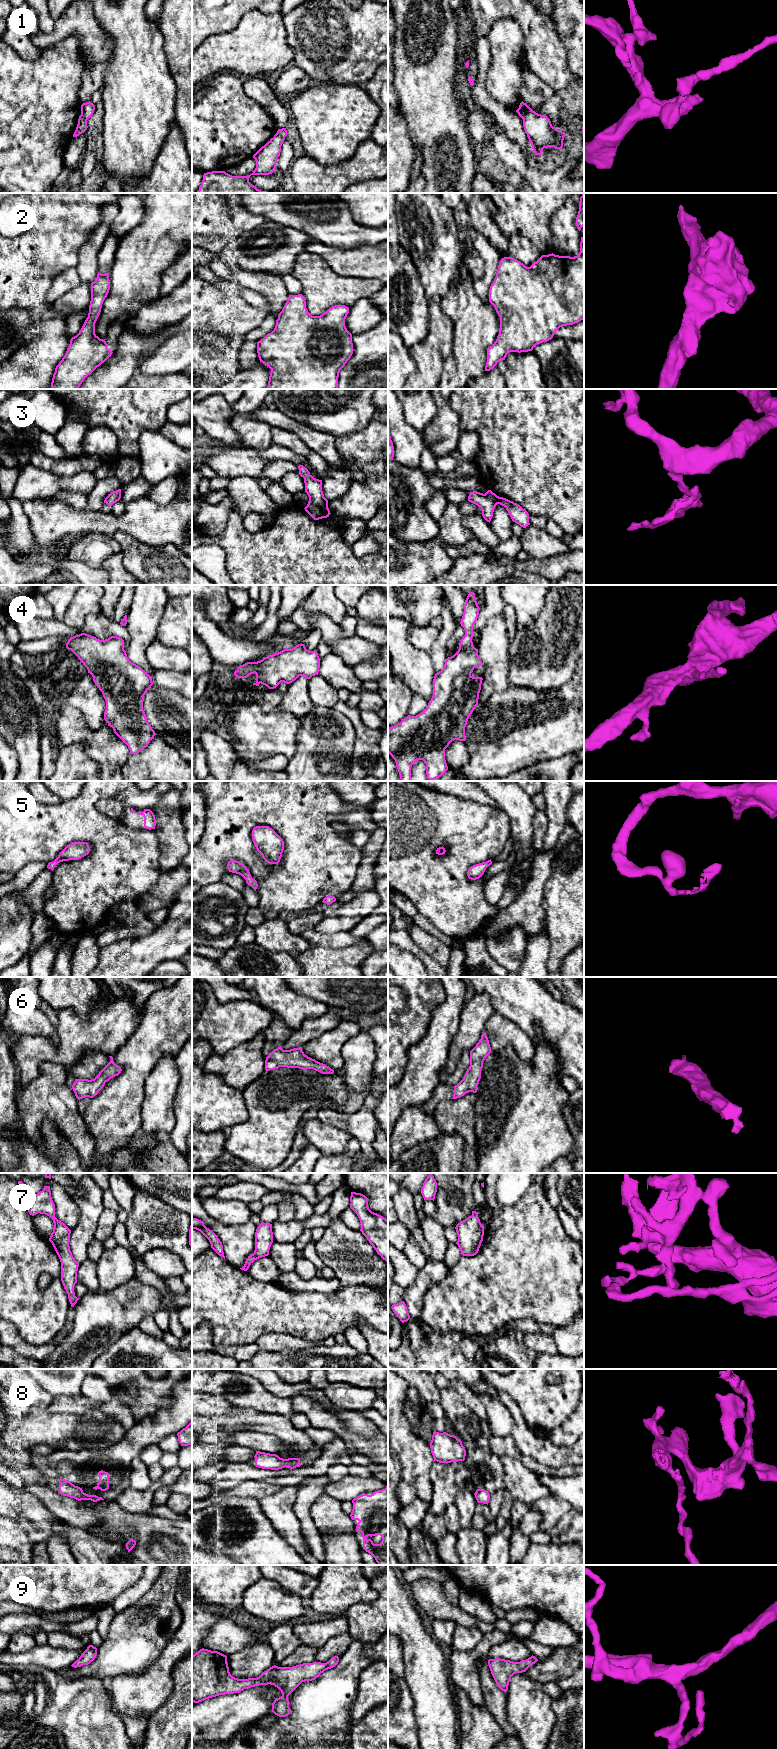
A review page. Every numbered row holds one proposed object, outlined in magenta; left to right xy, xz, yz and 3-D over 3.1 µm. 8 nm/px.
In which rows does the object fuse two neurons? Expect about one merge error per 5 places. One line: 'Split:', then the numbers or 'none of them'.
Split: 1

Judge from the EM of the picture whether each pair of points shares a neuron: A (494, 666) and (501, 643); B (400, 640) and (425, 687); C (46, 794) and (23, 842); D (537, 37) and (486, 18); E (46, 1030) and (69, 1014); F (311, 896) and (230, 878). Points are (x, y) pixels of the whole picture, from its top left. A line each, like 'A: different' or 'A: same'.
A: same
B: same
C: different
D: same
E: different
F: different

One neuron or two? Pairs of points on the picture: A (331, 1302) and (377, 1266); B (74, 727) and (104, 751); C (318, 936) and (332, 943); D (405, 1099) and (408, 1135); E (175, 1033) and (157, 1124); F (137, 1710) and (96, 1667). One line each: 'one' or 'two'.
A: two
B: one
C: one
D: two
E: two
F: two

